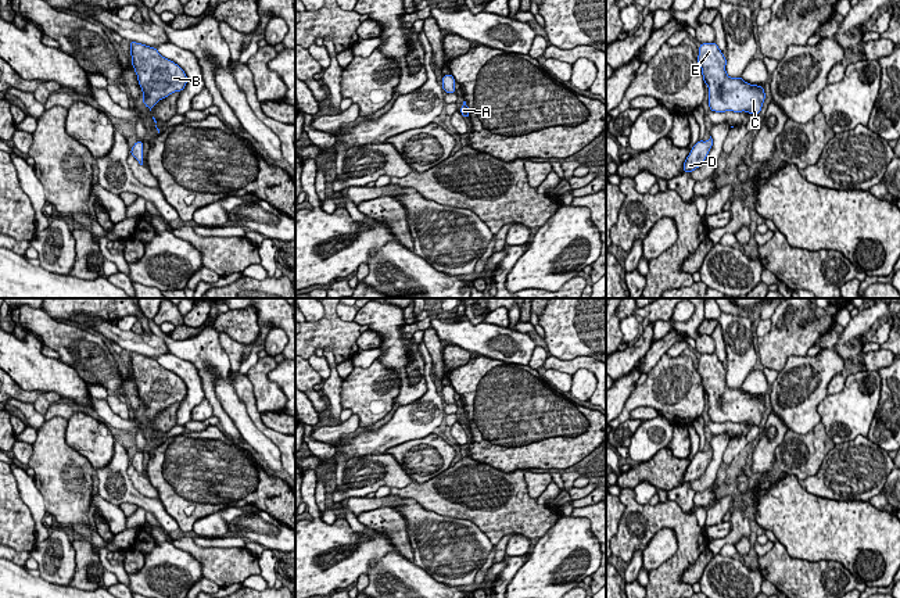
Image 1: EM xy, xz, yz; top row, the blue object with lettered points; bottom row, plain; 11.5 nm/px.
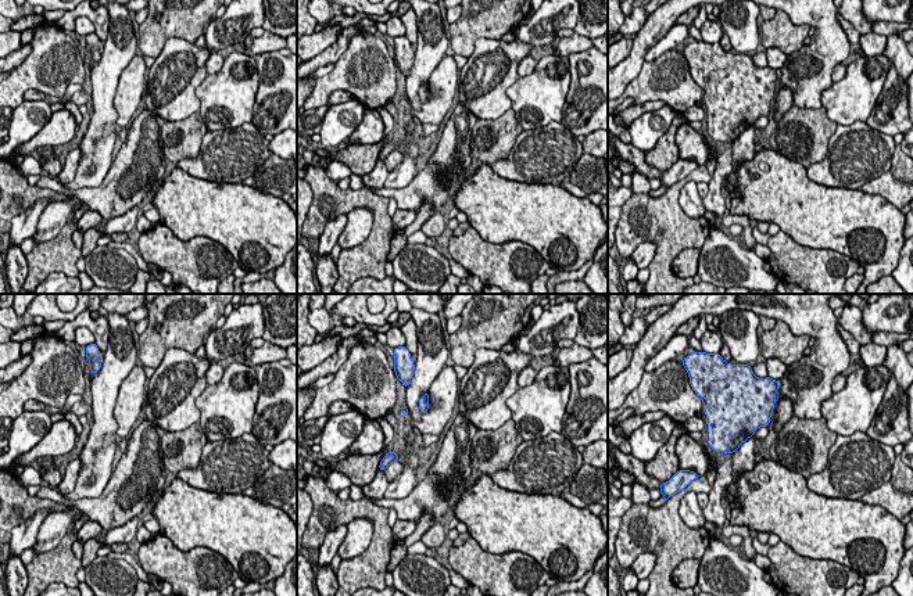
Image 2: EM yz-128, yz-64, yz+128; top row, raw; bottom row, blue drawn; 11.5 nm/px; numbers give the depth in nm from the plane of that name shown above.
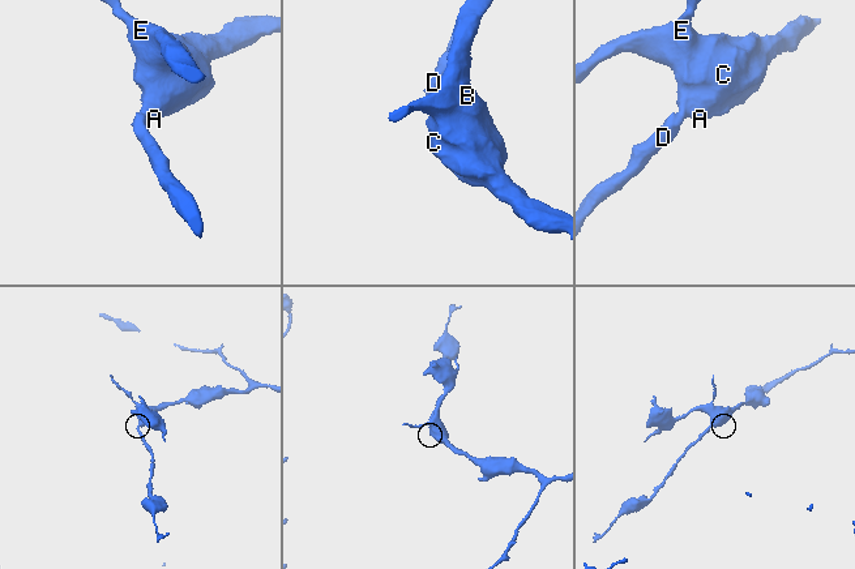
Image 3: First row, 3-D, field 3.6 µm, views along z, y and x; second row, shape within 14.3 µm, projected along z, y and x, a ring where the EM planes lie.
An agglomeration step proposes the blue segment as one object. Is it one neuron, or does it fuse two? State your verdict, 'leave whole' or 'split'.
leave whole

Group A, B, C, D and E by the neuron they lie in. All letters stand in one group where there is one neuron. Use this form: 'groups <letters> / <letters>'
groups A B C D E

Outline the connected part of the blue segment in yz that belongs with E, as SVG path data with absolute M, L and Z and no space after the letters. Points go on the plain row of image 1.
M700 354L698 373L704 395L709 397L709 419L716 423L742 423L759 426L765 409L764 397L750 395L741 387L729 388L727 369L714 354Z

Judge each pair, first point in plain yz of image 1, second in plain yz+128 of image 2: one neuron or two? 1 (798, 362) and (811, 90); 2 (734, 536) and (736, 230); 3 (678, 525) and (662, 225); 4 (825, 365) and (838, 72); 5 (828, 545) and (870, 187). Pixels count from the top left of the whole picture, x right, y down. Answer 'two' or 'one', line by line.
1: one
2: two
3: one
4: two
5: two

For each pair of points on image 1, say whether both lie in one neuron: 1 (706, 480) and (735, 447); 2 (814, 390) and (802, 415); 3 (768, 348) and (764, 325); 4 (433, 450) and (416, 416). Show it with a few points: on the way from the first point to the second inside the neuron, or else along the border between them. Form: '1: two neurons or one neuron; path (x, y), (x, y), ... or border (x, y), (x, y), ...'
1: two neurons; border (730, 437), (721, 461)
2: one neuron; path (809, 396), (802, 403), (802, 409)
3: two neurons; border (770, 318), (770, 329), (766, 333)
4: two neurons; border (433, 432), (423, 437), (400, 443), (395, 447)

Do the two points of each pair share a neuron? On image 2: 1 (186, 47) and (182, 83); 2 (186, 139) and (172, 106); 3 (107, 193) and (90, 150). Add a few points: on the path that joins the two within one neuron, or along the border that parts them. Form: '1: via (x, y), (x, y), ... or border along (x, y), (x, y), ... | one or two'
1: via (182, 56), (182, 75) | one
2: border along (197, 110), (182, 119), (165, 121) | two
3: border along (113, 162), (107, 175), (97, 186), (72, 190) | two

